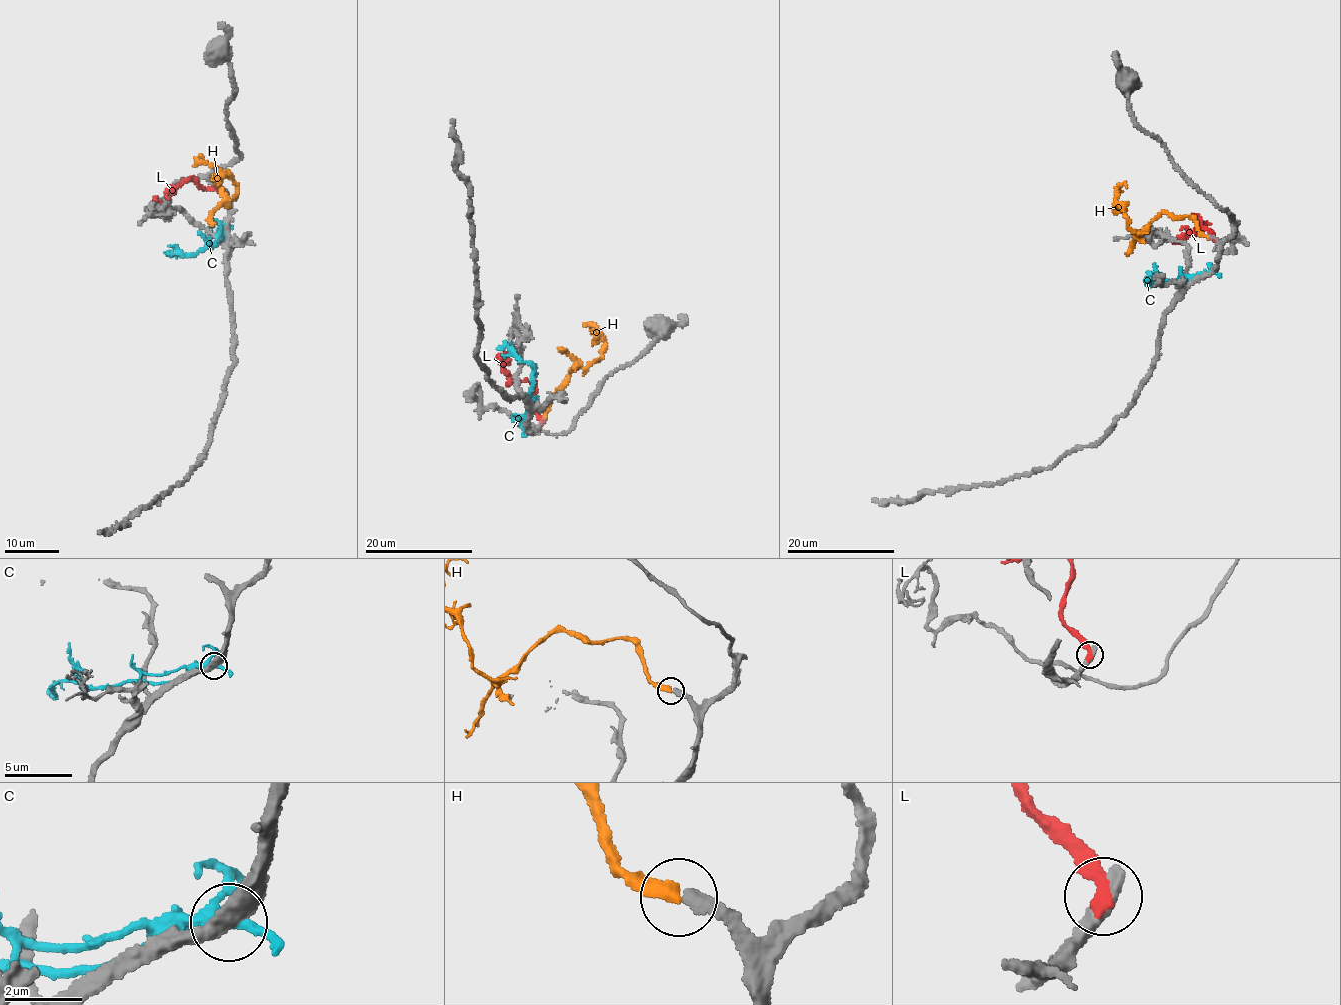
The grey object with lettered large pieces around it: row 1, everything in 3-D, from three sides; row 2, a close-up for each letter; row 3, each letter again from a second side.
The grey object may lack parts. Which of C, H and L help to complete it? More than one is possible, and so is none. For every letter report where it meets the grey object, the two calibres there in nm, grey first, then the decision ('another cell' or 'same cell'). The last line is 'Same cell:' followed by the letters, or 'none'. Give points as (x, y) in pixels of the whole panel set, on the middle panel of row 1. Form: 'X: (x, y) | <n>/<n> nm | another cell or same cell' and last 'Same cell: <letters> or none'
C: (524, 426) | 440/280 nm | another cell
H: (545, 417) | 340/340 nm | same cell
L: (542, 422) | 500/340 nm | another cell
Same cell: H

